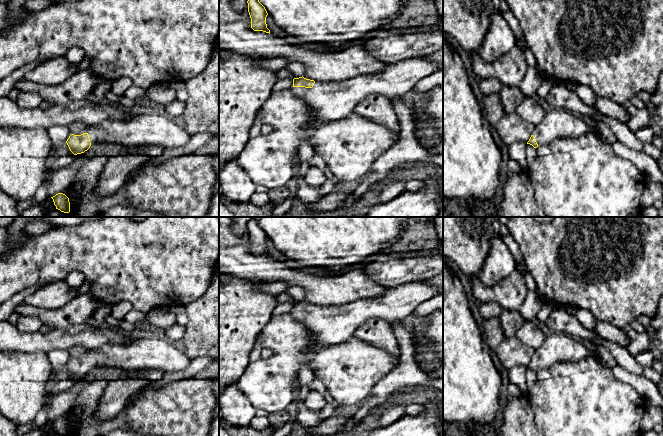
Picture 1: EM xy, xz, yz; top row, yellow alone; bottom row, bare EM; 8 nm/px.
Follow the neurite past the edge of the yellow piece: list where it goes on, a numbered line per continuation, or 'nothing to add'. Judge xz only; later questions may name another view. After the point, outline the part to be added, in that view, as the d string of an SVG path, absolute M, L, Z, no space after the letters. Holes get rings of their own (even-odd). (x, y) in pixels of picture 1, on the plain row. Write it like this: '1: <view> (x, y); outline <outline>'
1: xz (328, 325); outline M422 281L402 284L377 298L361 299L338 306L315 305L312 312L292 311L292 317L310 333L308 352L341 344L355 337L356 329L365 321L402 320L421 303L438 295L430 284Z

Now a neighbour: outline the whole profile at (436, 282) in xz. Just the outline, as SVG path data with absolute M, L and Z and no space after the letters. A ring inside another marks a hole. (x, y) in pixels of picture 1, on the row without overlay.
M440 273L422 282L430 284L433 288L435 288L439 292L439 294L443 294L443 273Z

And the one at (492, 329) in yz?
M493 317L483 320L482 332L485 335L484 341L490 349L496 350L505 339L499 317Z

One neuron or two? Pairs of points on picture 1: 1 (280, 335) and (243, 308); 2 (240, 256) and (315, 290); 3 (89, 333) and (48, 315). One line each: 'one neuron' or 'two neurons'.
1: two neurons
2: one neuron
3: two neurons

